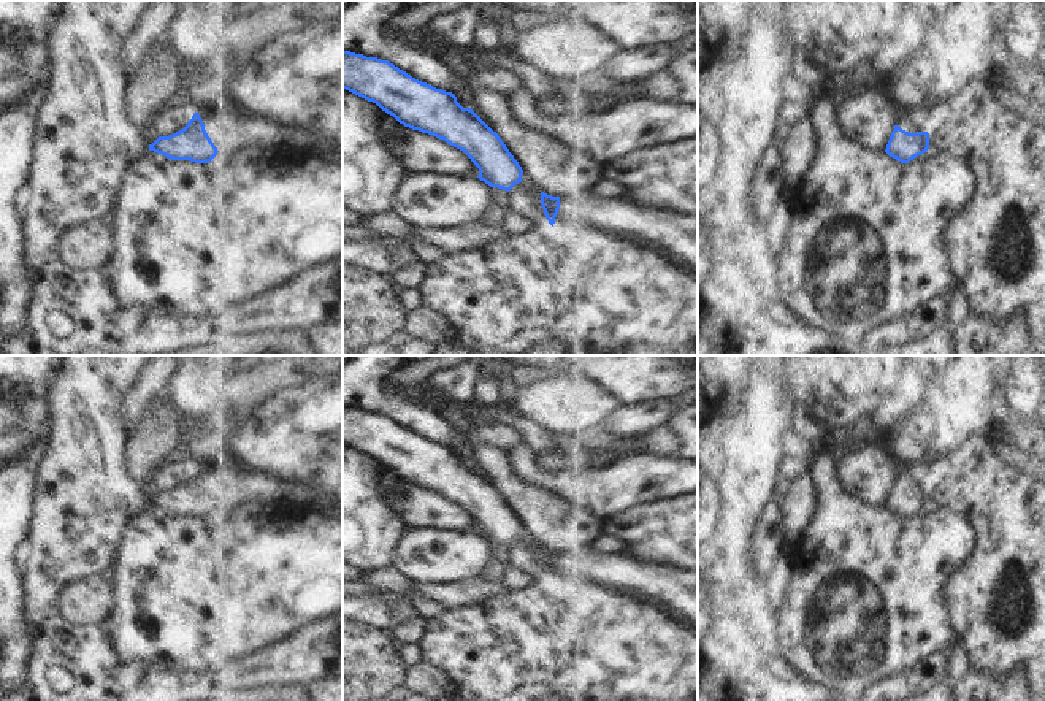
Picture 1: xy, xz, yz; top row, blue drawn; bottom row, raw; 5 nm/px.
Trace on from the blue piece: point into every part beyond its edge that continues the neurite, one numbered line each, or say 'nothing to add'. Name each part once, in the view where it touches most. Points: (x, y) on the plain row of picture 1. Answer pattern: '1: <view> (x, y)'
1: xy (232, 486)

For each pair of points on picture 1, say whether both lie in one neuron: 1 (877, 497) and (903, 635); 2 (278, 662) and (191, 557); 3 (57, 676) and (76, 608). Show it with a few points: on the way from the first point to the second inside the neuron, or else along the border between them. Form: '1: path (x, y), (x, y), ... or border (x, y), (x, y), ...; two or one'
1: border (844, 490), (884, 508); two
2: border (300, 630), (289, 638), (243, 657), (235, 666); two
3: border (59, 616), (75, 625), (97, 625); two

